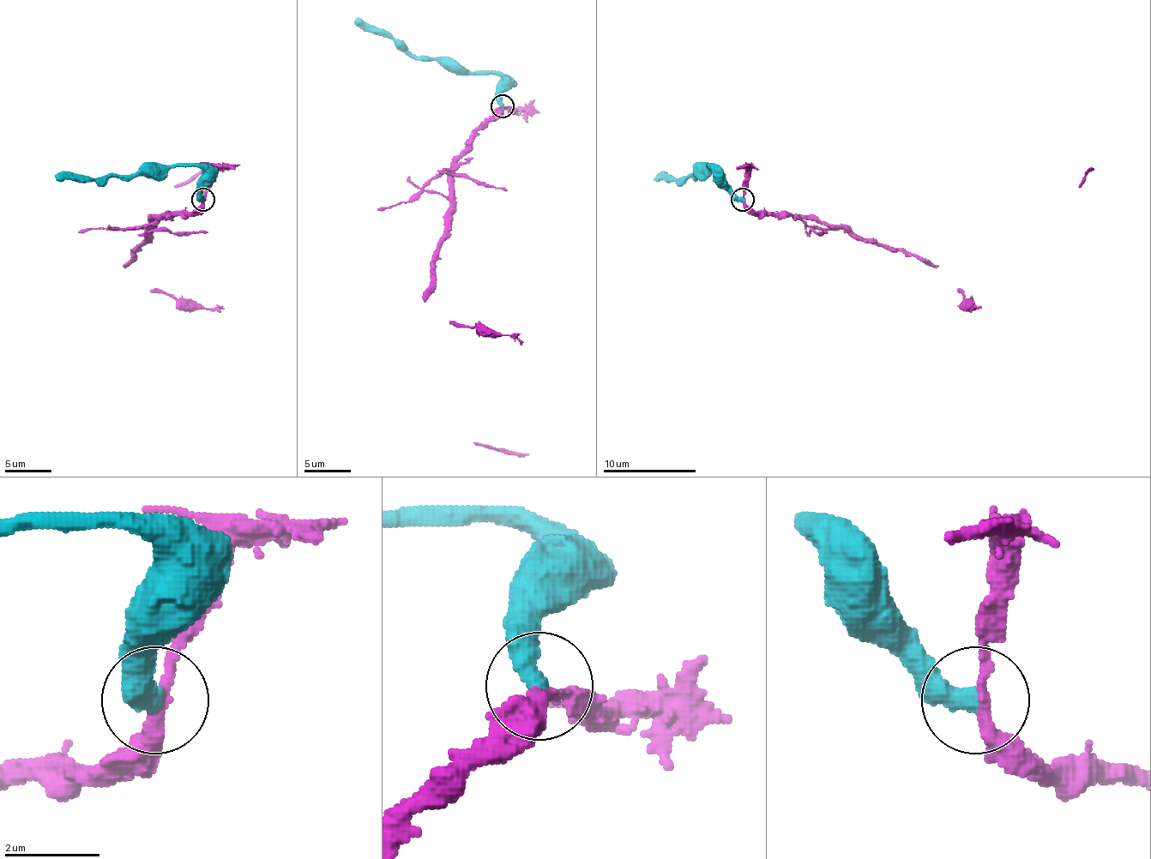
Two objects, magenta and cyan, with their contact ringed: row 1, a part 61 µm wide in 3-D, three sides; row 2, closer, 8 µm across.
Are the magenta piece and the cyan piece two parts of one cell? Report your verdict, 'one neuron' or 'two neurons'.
two neurons

